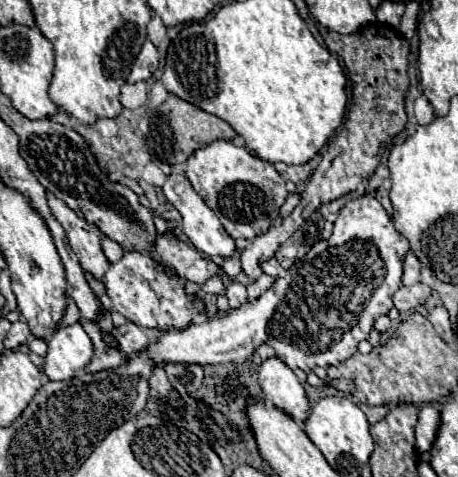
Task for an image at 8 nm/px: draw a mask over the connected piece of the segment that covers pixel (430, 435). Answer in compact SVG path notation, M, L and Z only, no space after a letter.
M423 405L419 409L419 419L415 427L415 447L419 453L431 449L437 427L439 427L439 409L433 405Z

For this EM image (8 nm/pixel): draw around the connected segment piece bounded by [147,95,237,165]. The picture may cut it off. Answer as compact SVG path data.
M169 95L163 105L159 105L157 109L151 111L149 129L151 129L151 135L147 137L147 141L149 141L153 155L157 155L161 161L165 161L169 165L187 161L187 157L195 149L201 149L201 147L209 145L211 141L217 141L217 139L229 139L231 141L237 135L229 123L225 123L223 119L219 119L211 113L201 111L199 107L179 99L177 95Z

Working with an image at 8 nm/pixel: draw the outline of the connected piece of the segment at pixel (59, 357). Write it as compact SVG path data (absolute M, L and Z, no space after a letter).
M81 323L59 327L47 343L43 373L51 381L65 381L77 377L91 361L93 343L83 331Z

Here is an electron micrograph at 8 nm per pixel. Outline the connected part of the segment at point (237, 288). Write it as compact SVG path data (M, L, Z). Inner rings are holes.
M231 281L231 285L227 285L227 289L225 289L225 295L229 299L229 307L231 309L239 309L247 301L245 285L239 283L239 281Z

